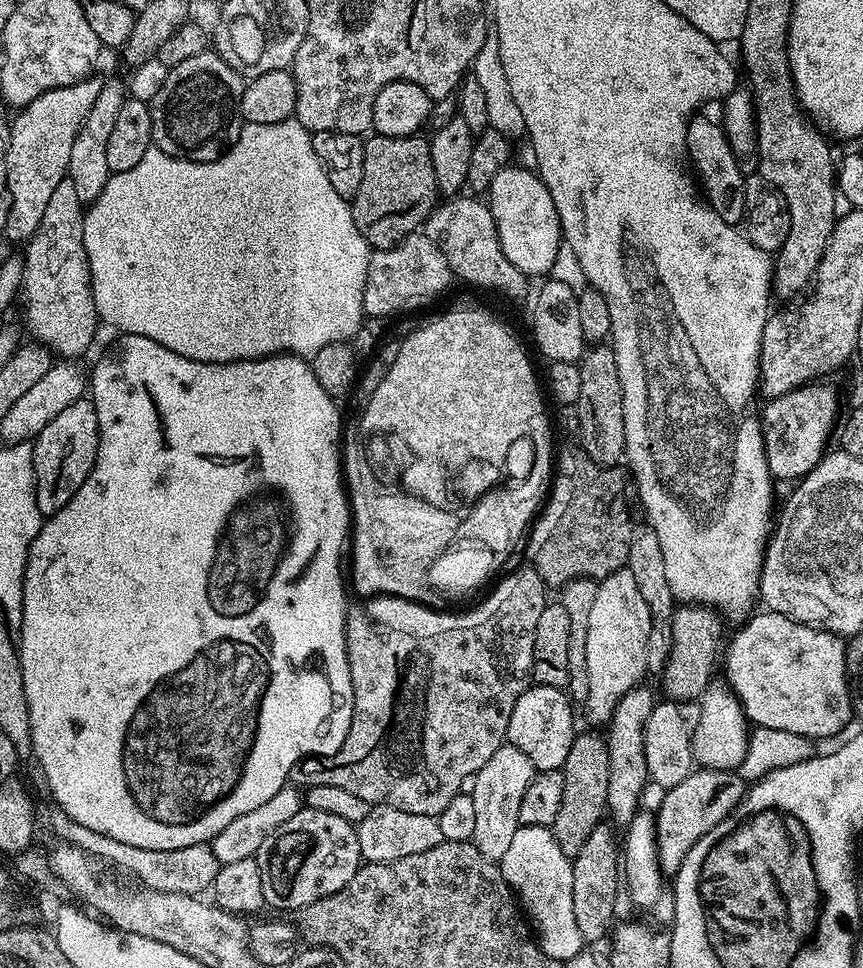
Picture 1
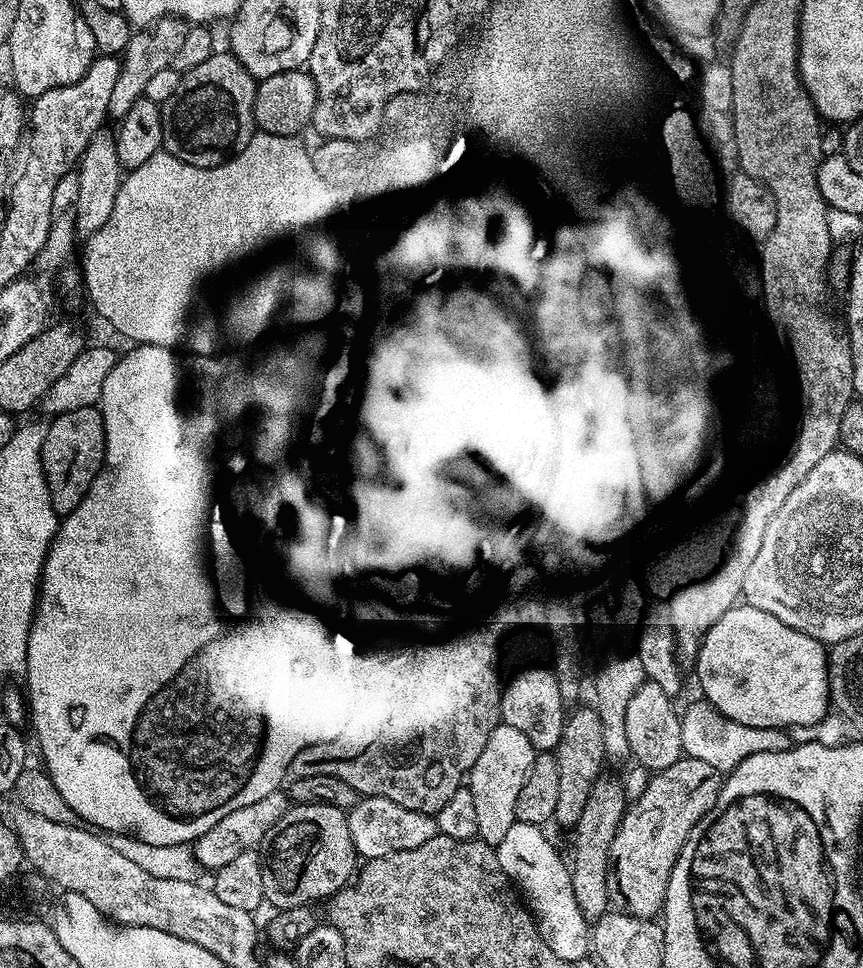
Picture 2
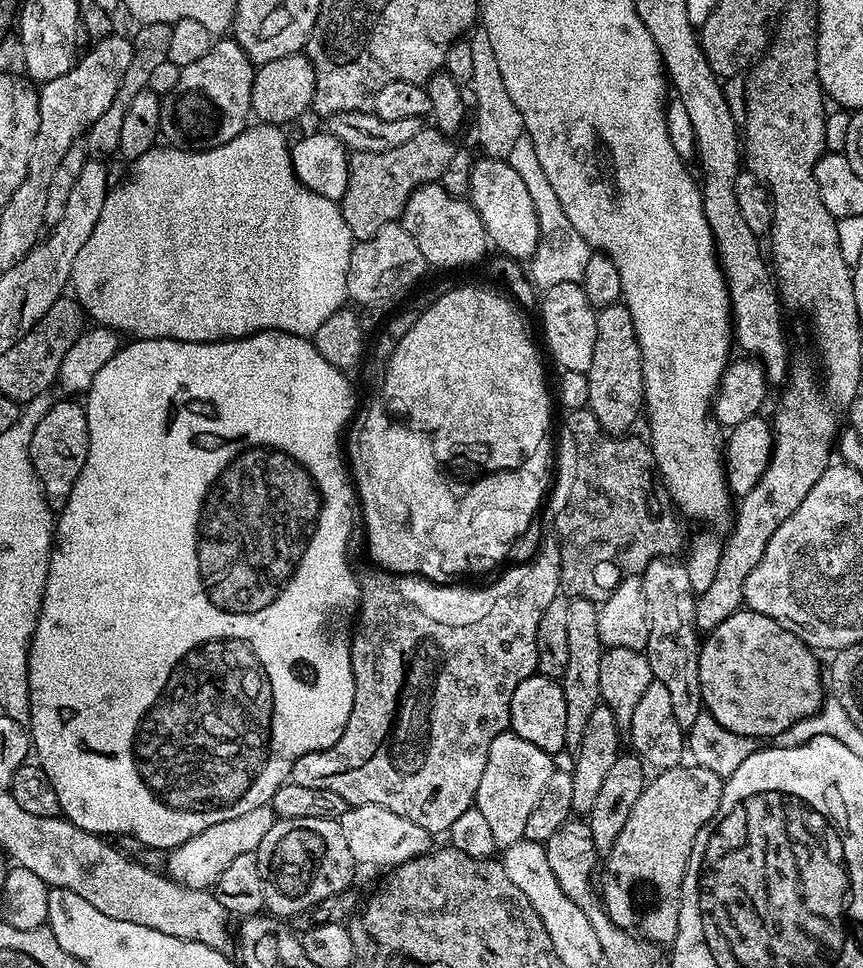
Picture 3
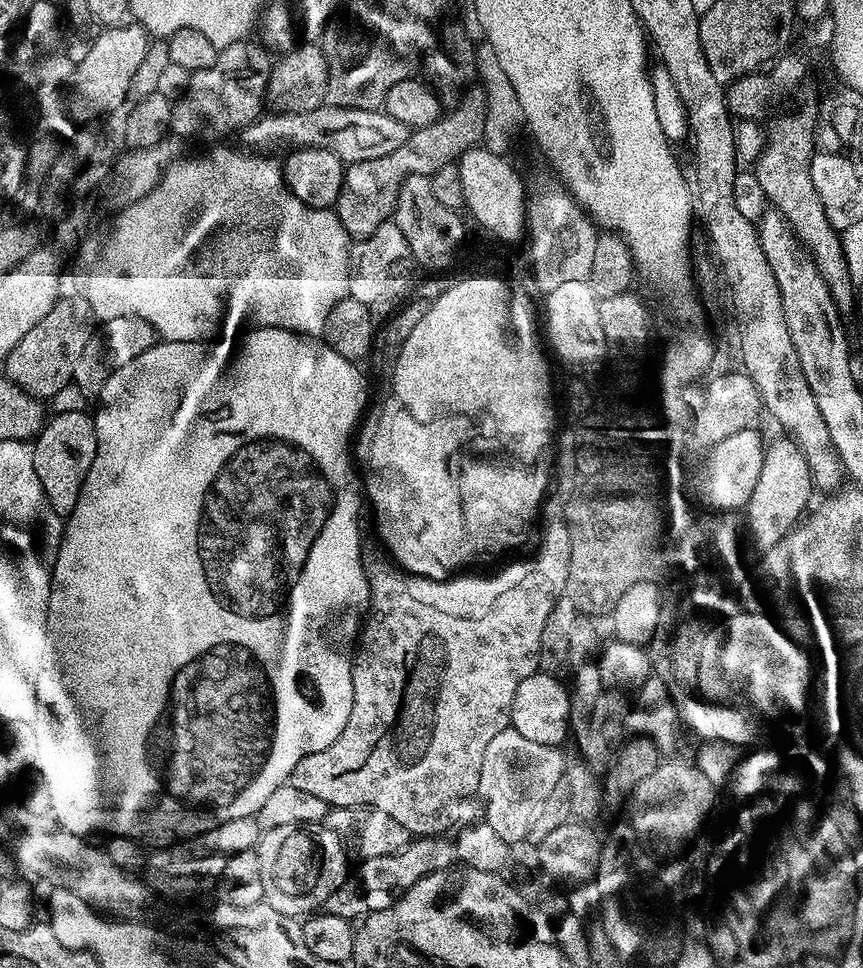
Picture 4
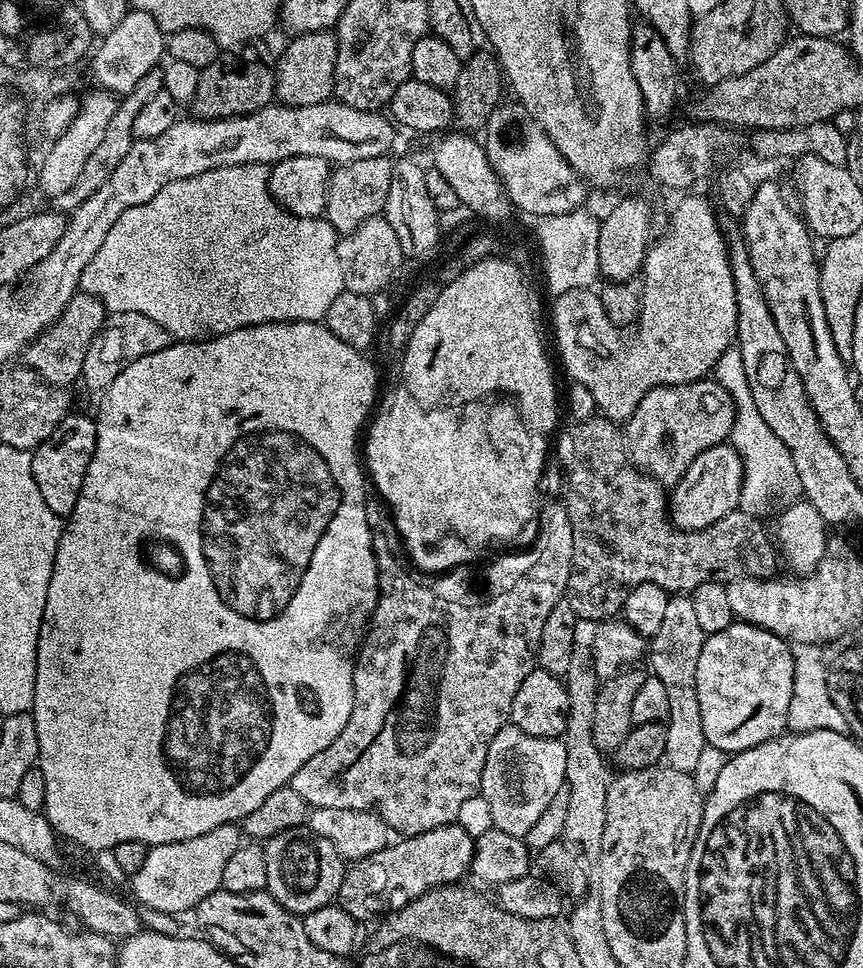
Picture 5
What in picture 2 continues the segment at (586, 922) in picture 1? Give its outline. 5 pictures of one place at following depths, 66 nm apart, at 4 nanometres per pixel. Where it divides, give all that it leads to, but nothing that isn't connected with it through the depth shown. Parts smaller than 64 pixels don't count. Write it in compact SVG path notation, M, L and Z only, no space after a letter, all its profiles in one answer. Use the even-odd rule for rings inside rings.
M602 778L592 791L590 802L576 825L576 865L571 865L574 899L578 901L578 910L589 922L601 920L609 915L608 903L614 900L614 892L610 887L610 865L612 863L612 847L614 838L628 813L630 799L624 788L616 780Z

